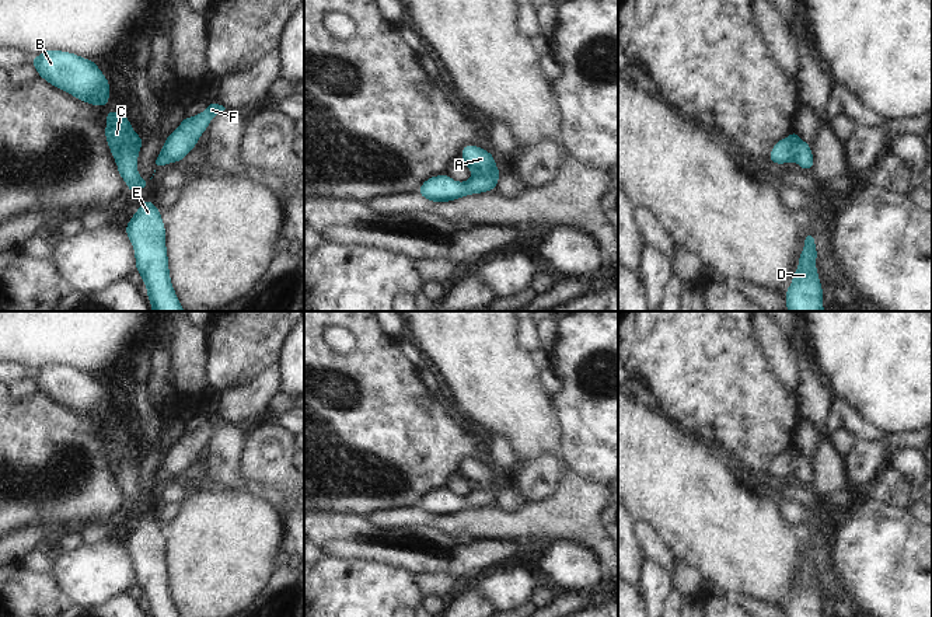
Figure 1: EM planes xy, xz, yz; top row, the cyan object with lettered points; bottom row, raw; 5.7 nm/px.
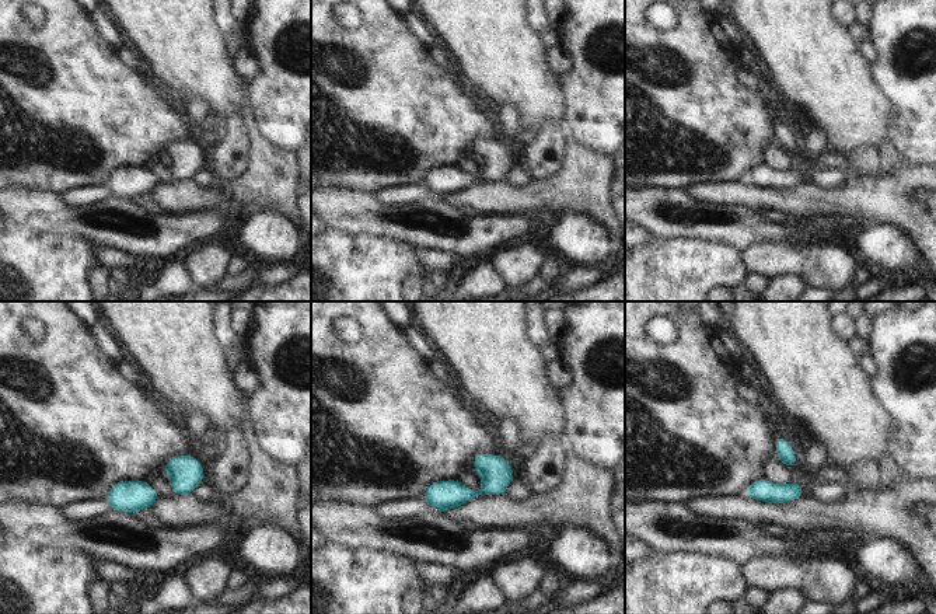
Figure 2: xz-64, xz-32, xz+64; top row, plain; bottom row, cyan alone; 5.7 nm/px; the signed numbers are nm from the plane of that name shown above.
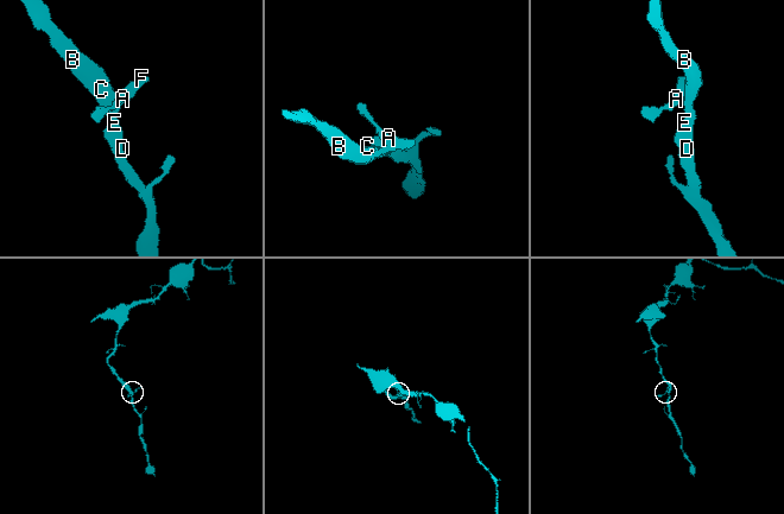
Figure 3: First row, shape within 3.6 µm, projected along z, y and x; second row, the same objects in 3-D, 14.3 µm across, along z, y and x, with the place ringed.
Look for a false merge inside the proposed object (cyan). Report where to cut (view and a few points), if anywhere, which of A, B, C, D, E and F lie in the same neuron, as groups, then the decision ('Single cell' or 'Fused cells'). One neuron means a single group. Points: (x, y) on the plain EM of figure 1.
No split. Groups: A B C D E F. Single cell.

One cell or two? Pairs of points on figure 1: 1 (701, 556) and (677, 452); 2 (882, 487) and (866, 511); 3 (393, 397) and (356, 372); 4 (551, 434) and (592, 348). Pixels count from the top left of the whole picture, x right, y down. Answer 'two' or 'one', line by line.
1: one
2: two
3: one
4: two

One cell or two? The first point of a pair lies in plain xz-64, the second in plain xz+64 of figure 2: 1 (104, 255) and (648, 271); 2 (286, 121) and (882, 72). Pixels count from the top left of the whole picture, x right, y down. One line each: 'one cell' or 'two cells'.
1: two cells
2: one cell

